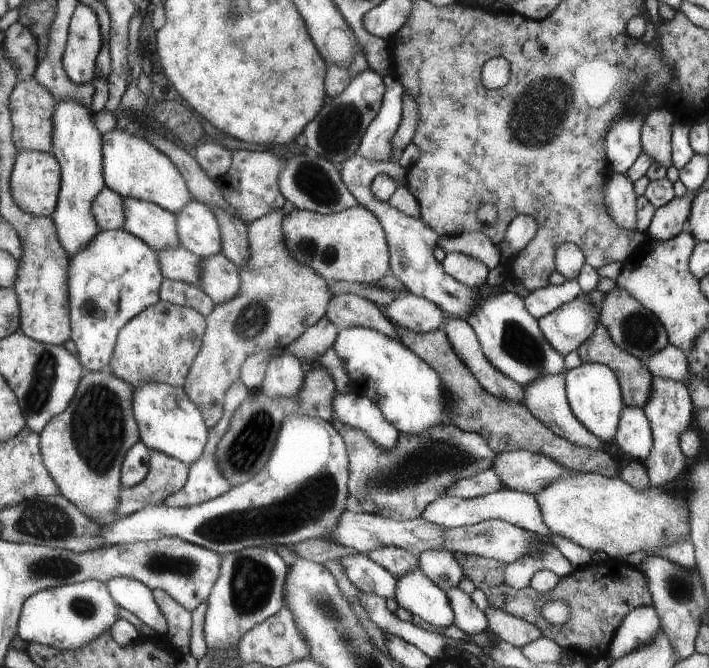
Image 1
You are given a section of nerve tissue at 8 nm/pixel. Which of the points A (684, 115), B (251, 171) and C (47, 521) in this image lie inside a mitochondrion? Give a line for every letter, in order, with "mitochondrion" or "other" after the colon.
A: other
B: other
C: mitochondrion

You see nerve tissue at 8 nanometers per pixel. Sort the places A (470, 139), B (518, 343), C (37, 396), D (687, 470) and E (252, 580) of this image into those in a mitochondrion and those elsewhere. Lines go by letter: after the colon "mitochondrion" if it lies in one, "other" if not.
A: other
B: mitochondrion
C: mitochondrion
D: other
E: mitochondrion

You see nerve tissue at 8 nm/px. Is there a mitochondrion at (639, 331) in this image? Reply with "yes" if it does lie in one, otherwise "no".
yes

